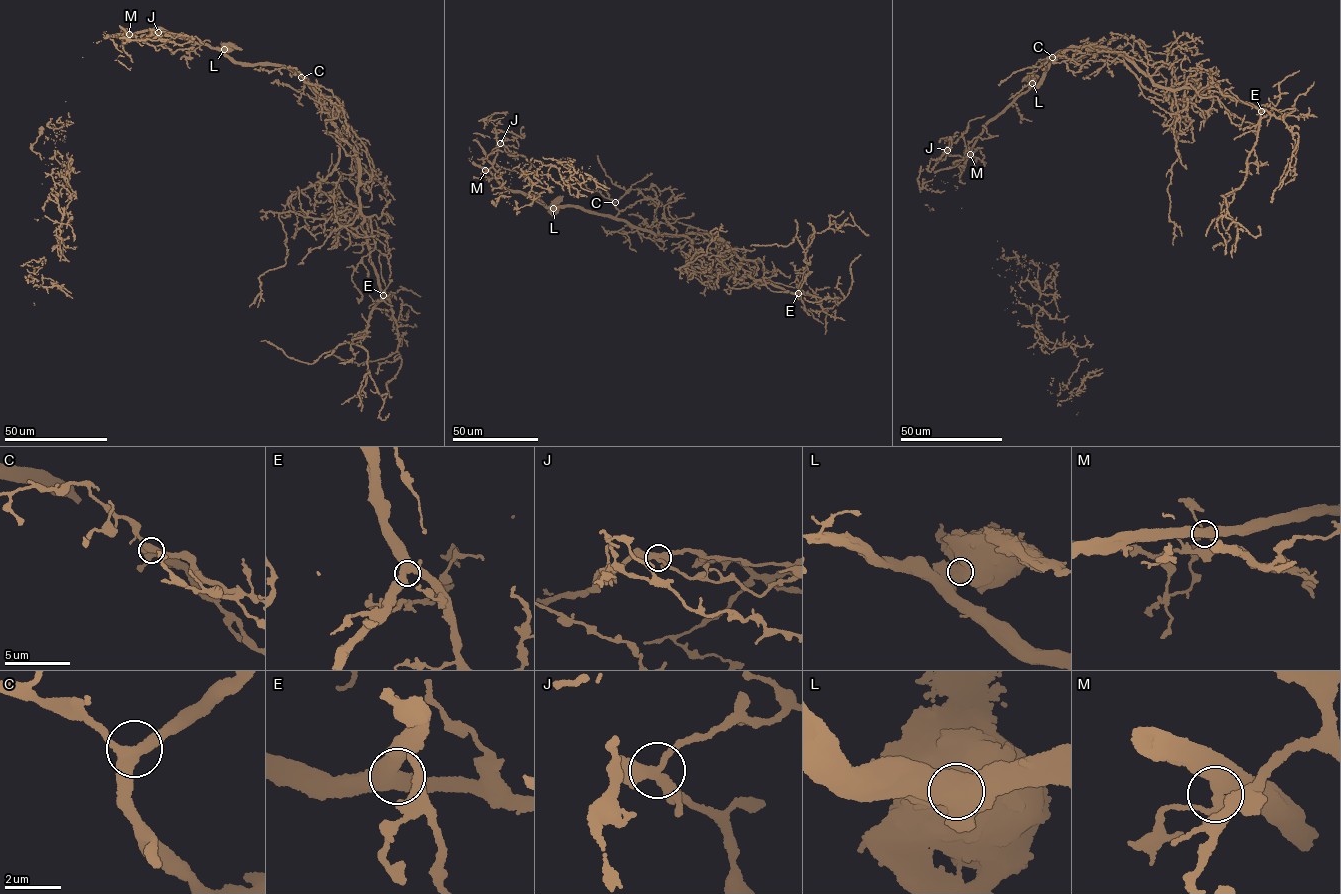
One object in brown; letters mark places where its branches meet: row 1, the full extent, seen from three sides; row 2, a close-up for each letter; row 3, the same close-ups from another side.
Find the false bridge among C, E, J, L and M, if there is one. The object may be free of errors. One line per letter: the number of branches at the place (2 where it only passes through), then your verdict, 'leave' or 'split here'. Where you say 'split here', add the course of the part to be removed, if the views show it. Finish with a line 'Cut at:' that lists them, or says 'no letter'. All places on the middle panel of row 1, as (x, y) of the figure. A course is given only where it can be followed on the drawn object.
C: branches 3; leave
E: branches 3; leave
J: branches 3; leave
L: branches 3; split here; course (553, 208), (554, 203), (563, 196)
M: branches 3; leave
Cut at: L

